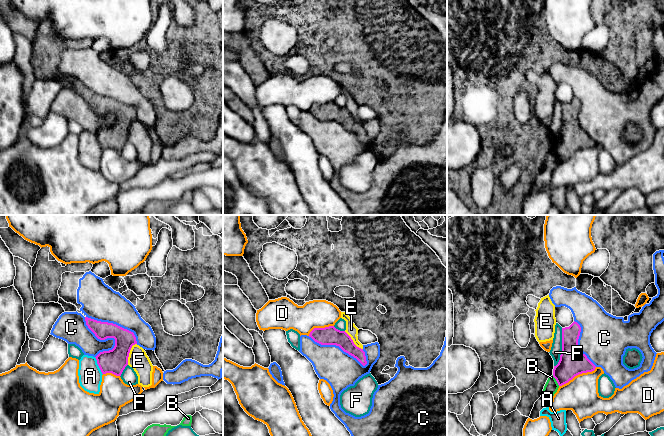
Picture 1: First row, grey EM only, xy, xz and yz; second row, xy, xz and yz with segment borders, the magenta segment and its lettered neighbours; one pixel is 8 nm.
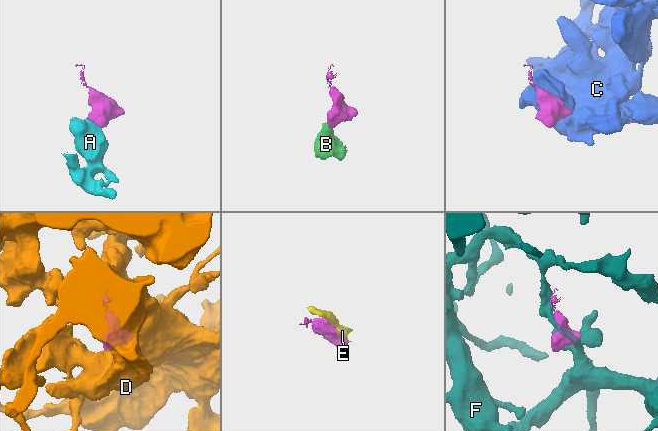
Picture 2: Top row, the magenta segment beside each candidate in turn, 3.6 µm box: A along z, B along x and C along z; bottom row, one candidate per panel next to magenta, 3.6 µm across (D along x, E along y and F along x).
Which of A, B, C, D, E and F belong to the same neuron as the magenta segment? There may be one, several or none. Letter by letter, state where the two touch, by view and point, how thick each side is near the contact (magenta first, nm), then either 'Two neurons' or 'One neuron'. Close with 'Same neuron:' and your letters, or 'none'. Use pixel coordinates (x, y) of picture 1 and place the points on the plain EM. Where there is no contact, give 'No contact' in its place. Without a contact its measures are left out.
A: Touches magenta at xy (98, 141). Thickness 200 nm (magenta) against 190 nm. Two neurons
B: Touches magenta at yz (556, 156). Thickness 220 nm (magenta) against 110 nm. Two neurons
C: Touches magenta at xy (114, 100). Thickness 160 nm (magenta) against 160 nm. Two neurons
D: Touches magenta at yz (577, 150). Thickness 220 nm (magenta) against 280 nm. Two neurons
E: Touches magenta at xy (129, 128). Thickness 200 nm (magenta) against 160 nm. Two neurons
F: Touches magenta at yz (562, 123). Thickness 220 nm (magenta) against 90 nm. Two neurons
Same neuron: none

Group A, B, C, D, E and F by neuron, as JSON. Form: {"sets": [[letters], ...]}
{"sets": [["A", "B", "C", "E"], ["D"], ["F"]]}

